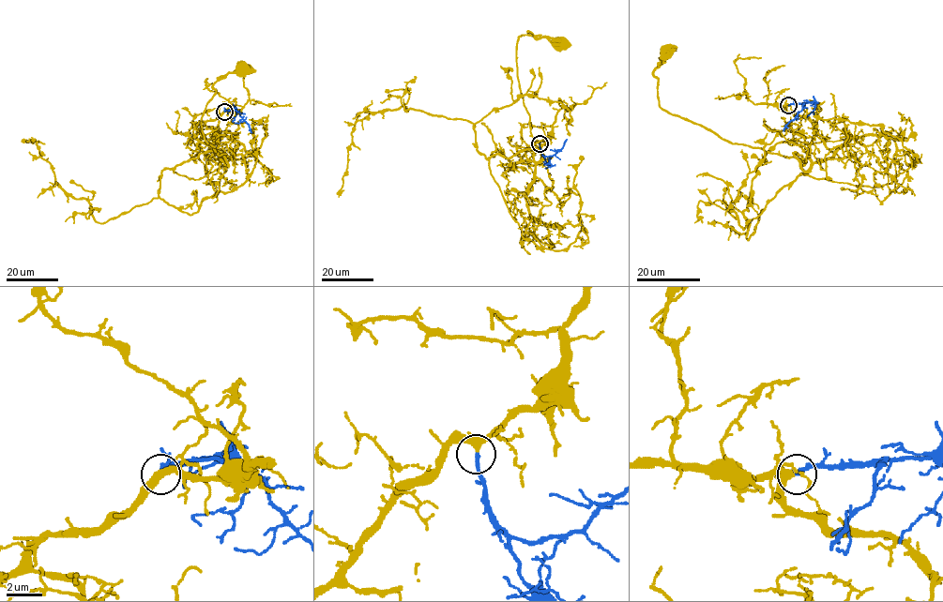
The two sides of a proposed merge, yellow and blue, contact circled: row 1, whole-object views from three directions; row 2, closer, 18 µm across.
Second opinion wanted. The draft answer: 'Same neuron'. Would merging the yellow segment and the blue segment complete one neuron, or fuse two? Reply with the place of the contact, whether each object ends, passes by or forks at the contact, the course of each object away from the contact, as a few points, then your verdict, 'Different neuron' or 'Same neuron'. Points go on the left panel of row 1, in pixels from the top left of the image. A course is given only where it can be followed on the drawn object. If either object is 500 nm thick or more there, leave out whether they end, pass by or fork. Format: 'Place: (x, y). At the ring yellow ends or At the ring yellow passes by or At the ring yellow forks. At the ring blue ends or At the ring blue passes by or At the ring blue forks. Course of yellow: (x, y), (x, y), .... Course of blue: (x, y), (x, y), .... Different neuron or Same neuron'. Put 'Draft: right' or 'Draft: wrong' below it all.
Place: (224, 112). At the ring yellow passes by. At the ring blue ends. Course of yellow: (223, 112), (197, 131), (218, 155), (205, 140), (201, 118), (215, 92), (213, 84), (245, 67). Course of blue: (223, 112), (237, 112), (251, 132). Same neuron
Draft: right

